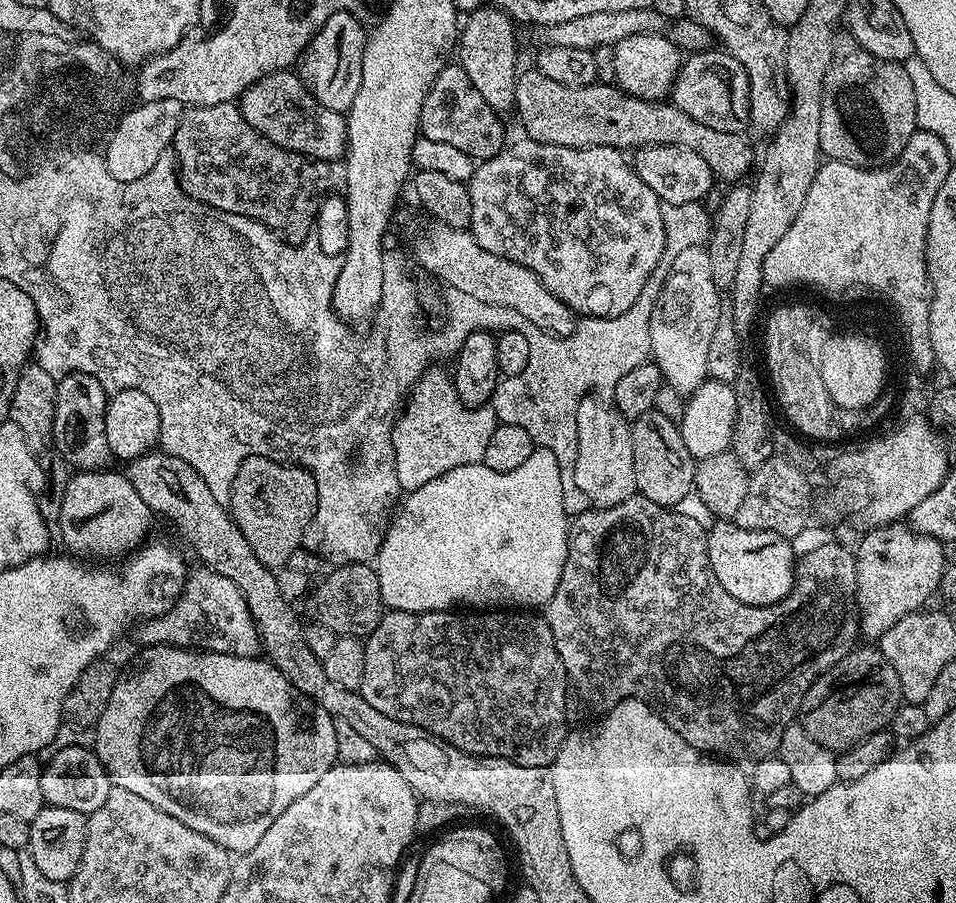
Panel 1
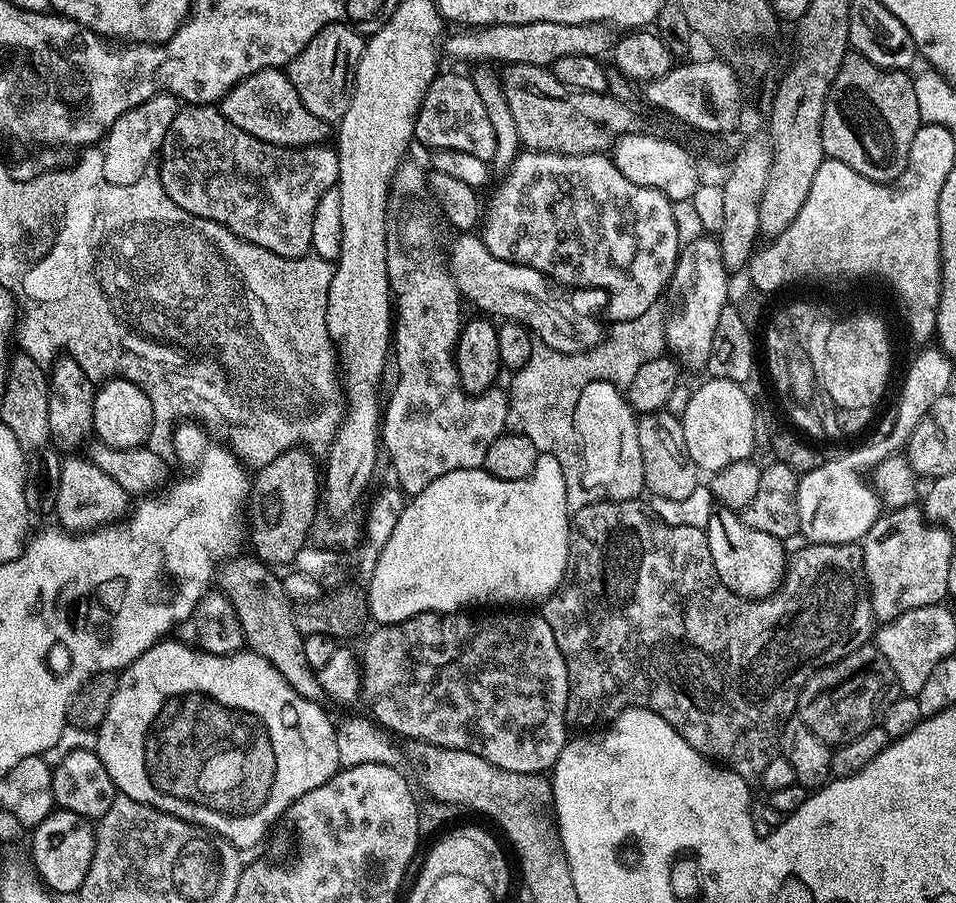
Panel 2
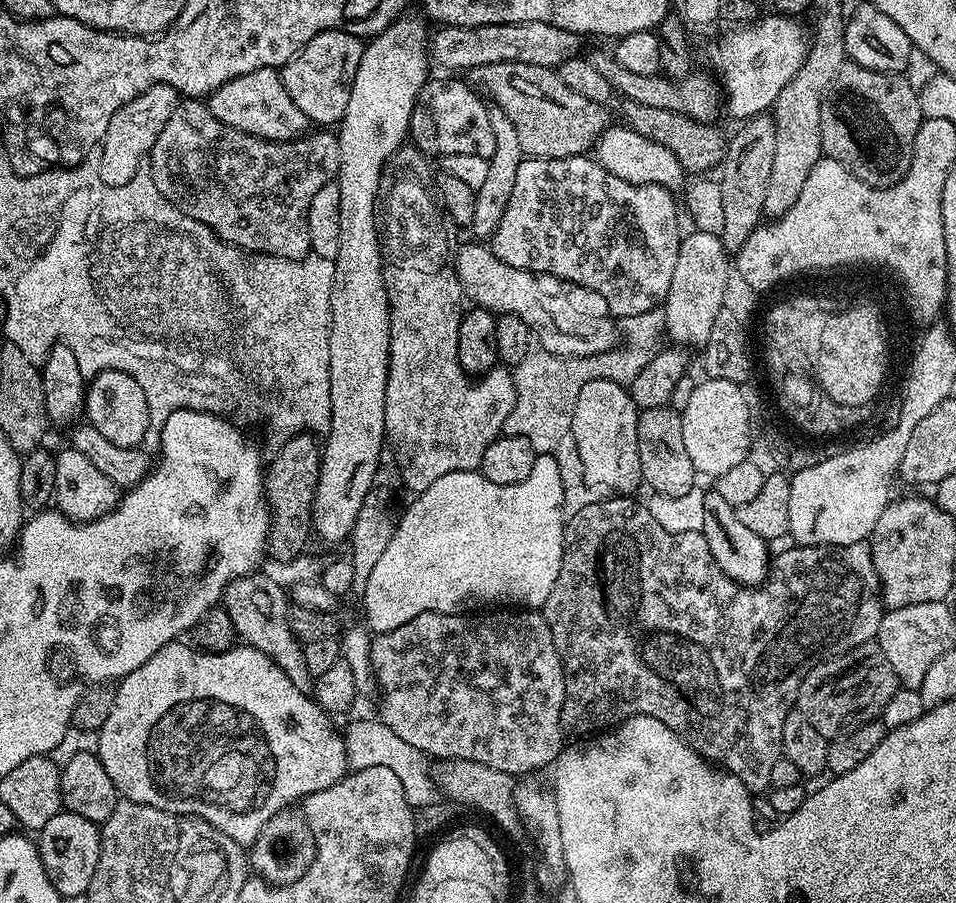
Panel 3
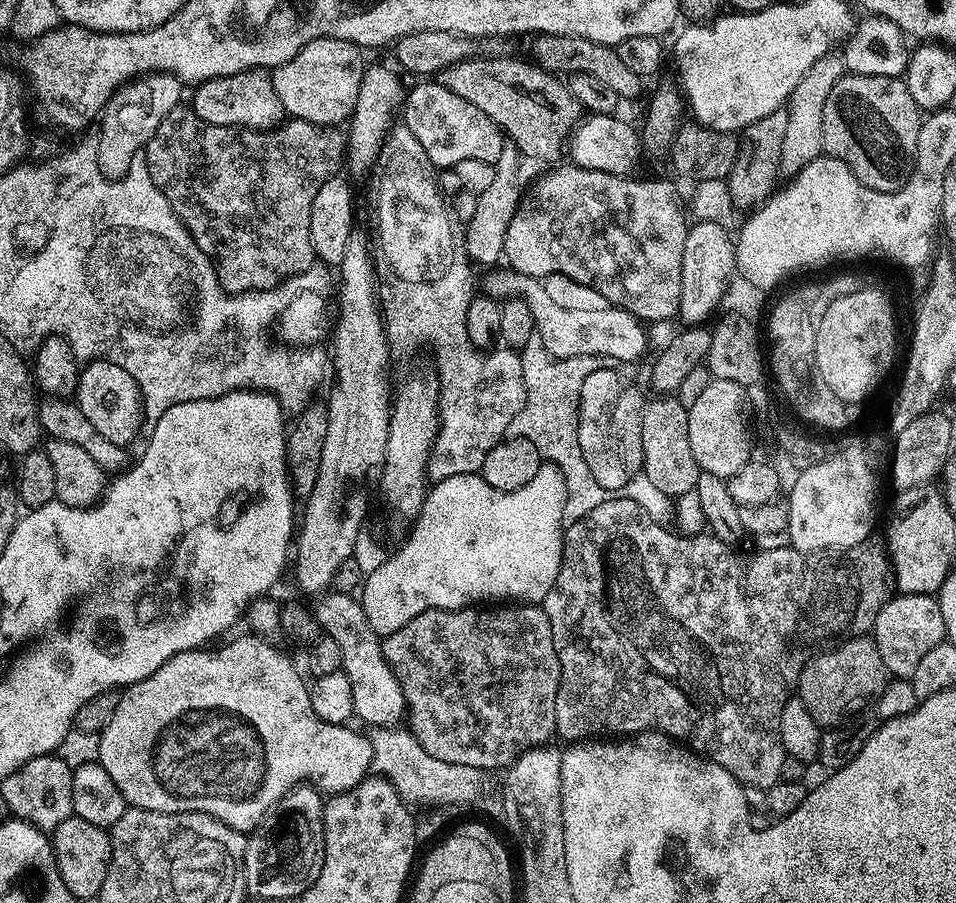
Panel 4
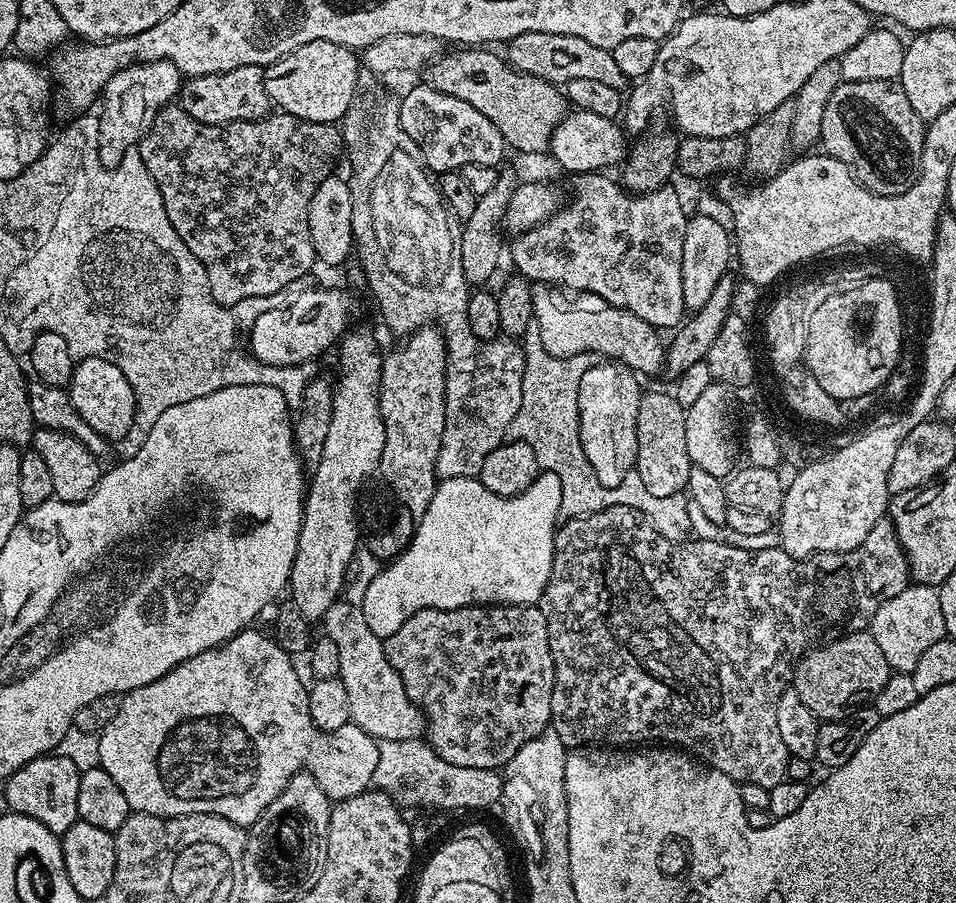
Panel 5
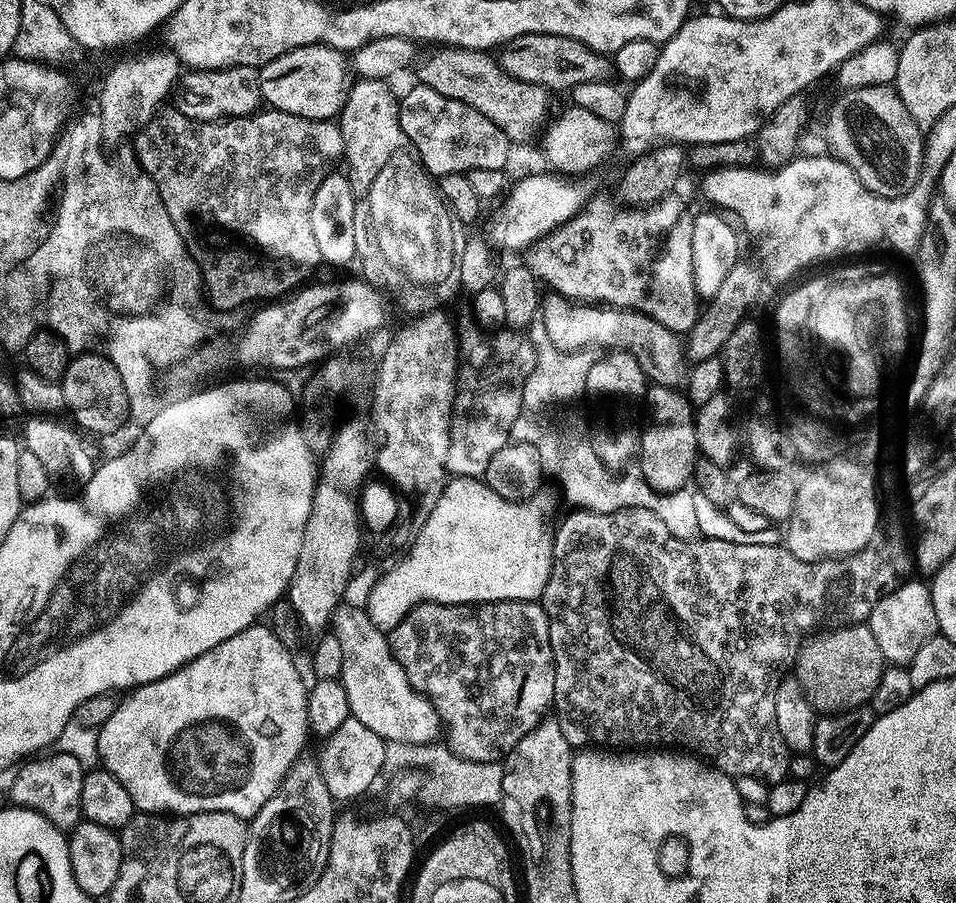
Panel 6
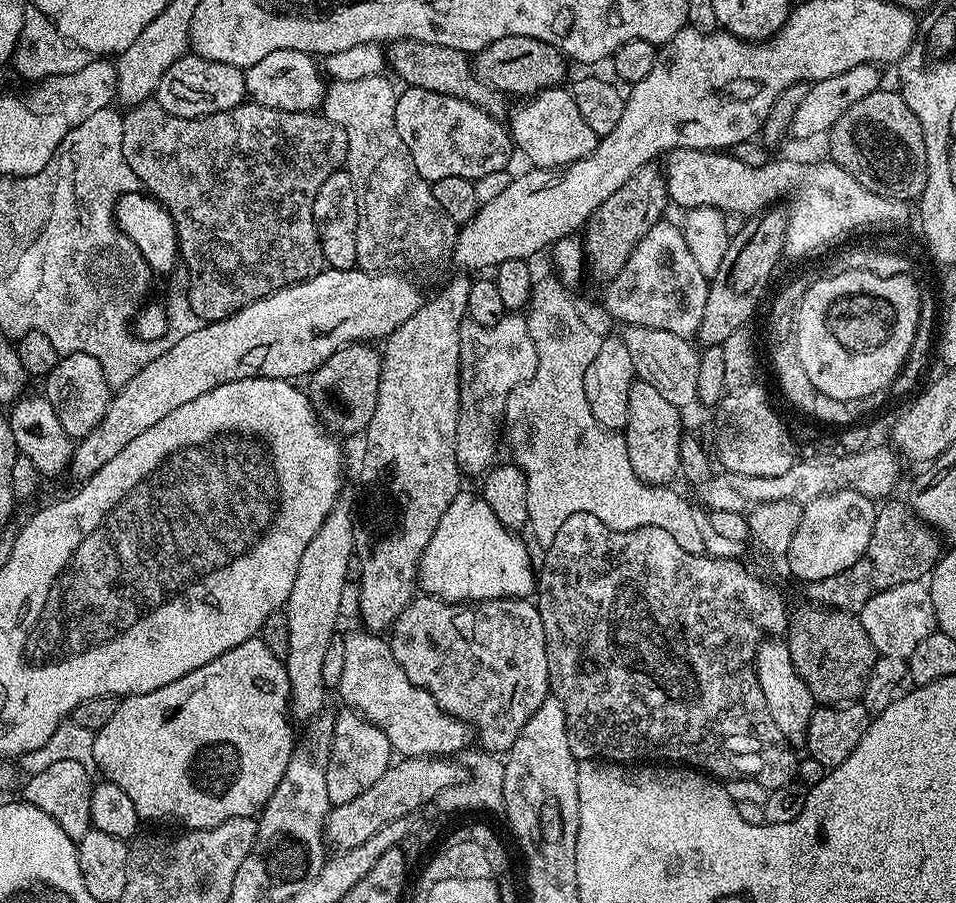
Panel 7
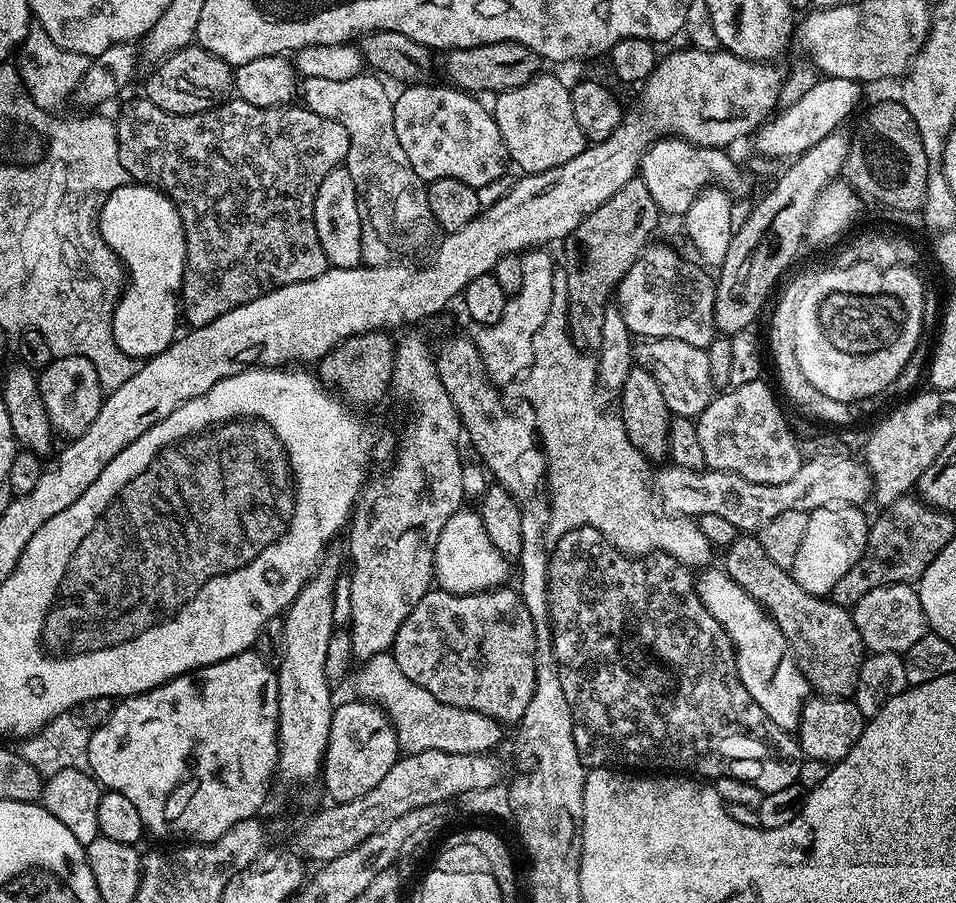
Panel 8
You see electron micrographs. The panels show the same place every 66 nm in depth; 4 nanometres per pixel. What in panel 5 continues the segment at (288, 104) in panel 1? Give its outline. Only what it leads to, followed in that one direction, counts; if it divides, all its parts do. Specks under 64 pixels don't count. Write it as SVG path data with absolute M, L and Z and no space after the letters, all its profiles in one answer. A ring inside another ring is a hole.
M258 64L238 66L238 70L185 79L178 93L178 107L186 110L190 118L198 118L198 122L207 124L262 120L270 112L270 101L264 85L264 68Z

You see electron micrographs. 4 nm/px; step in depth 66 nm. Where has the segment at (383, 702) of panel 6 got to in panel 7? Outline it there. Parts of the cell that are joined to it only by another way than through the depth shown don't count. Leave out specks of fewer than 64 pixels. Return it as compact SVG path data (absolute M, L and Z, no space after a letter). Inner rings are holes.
M359 631L343 633L342 636L346 646L346 663L338 695L348 703L345 705L378 726L392 743L393 753L401 757L452 758L463 753L471 745L468 743L474 740L472 725L442 711L426 690L414 686L414 682L406 678L402 666L398 666L398 658L394 658L391 643L383 635Z

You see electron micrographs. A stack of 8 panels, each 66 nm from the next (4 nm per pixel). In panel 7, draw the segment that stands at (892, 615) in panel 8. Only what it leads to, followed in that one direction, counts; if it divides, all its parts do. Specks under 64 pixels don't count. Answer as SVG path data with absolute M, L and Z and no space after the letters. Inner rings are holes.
M924 580L902 582L902 586L874 594L874 598L860 608L858 615L877 653L890 658L907 660L927 636L937 631L932 590Z

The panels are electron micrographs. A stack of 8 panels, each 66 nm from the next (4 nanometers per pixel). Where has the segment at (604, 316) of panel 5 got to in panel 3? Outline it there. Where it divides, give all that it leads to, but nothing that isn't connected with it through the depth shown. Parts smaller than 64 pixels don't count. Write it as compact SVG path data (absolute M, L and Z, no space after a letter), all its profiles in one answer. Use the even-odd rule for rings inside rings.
M472 242L476 244L464 244L454 252L454 263L456 265L456 276L460 279L460 285L464 291L465 297L475 307L487 308L490 312L497 314L512 313L520 316L522 322L534 333L535 343L543 349L543 351L554 354L555 356L593 356L594 354L602 354L609 352L618 344L618 328L611 324L613 321L607 315L591 316L588 312L583 312L580 308L575 308L568 300L563 300L560 296L551 296L542 285L539 284L537 277L531 272L515 268L514 266L506 266L506 262L502 262L492 253L491 247L482 245L480 242Z

